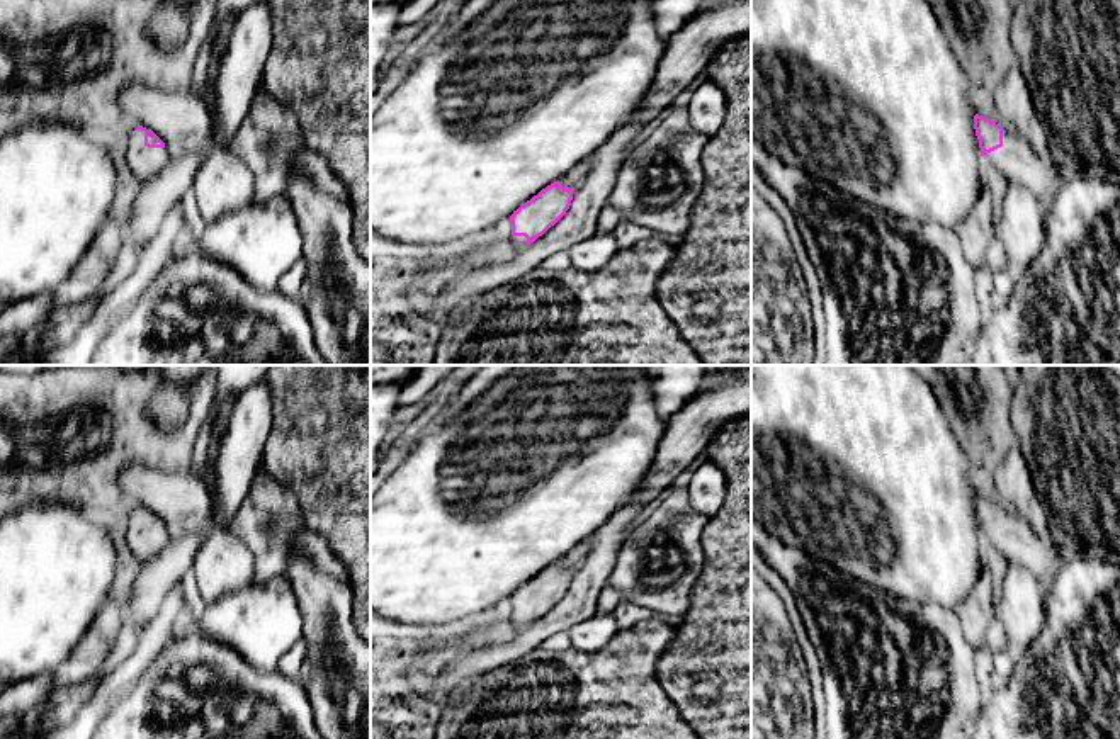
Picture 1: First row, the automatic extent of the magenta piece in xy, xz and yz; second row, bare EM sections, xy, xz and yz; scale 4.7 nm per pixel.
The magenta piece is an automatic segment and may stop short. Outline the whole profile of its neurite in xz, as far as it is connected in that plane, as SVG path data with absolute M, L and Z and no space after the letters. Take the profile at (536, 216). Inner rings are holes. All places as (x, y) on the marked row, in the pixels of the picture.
M554 182L520 206L512 216L513 251L523 250L554 226L569 209L574 189Z

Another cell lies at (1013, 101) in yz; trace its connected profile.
M1015 66L1004 83L996 90L996 110L1008 124L1015 126L1018 136L1038 155L1047 155L1049 131L1038 117L1030 87L1020 66Z

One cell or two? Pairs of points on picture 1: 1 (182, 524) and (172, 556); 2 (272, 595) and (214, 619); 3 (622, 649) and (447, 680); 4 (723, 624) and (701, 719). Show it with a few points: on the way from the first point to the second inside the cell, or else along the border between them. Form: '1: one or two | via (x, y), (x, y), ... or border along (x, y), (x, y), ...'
1: two | border along (196, 532), (203, 537), (203, 544), (191, 569)
2: one | via (259, 609), (248, 619), (228, 619)
3: two | border along (524, 658), (497, 666), (461, 685), (452, 693)
4: one | via (699, 648), (682, 666), (682, 695)

